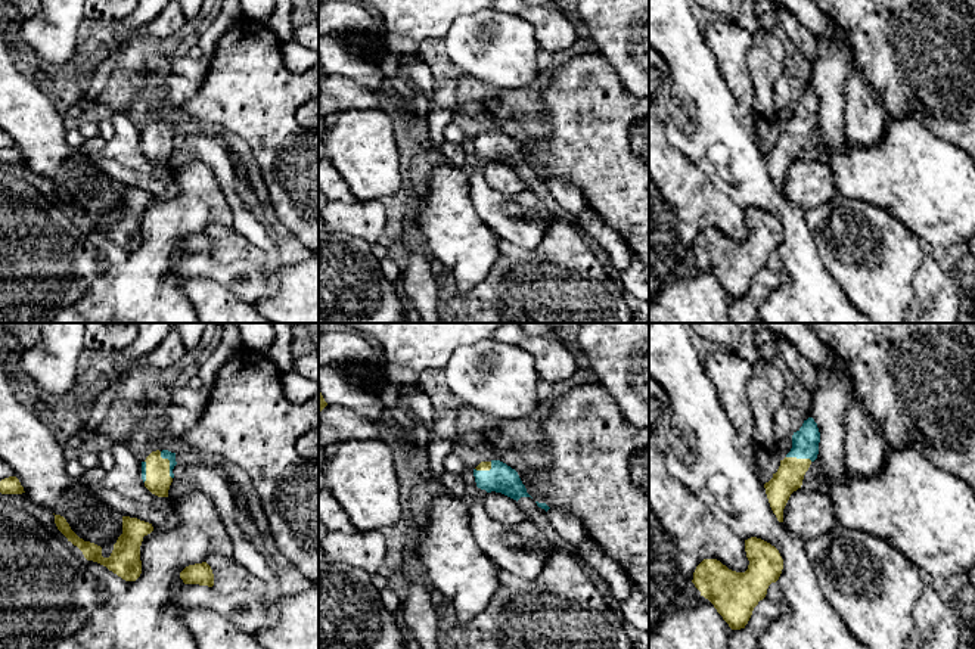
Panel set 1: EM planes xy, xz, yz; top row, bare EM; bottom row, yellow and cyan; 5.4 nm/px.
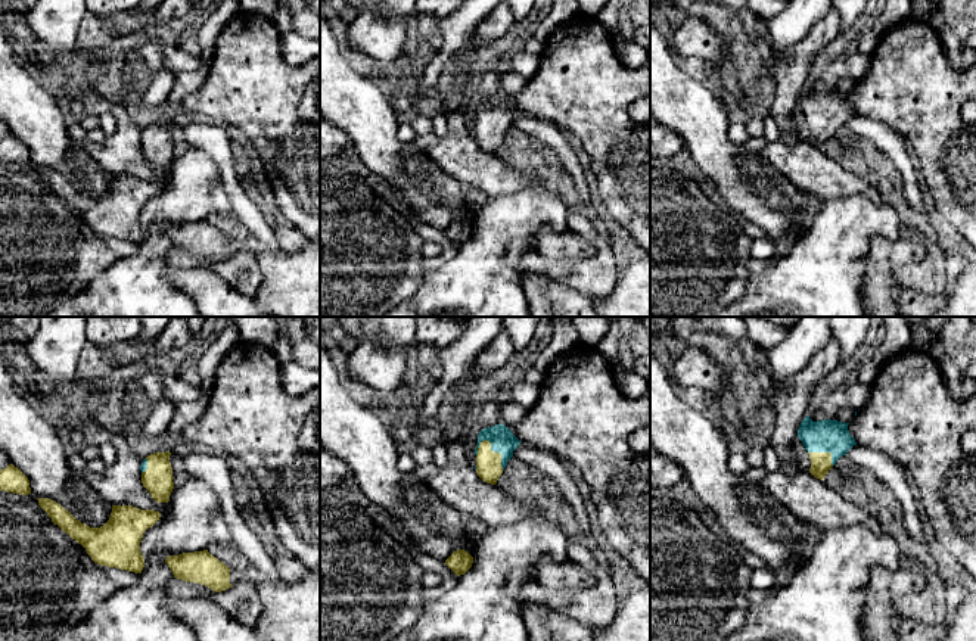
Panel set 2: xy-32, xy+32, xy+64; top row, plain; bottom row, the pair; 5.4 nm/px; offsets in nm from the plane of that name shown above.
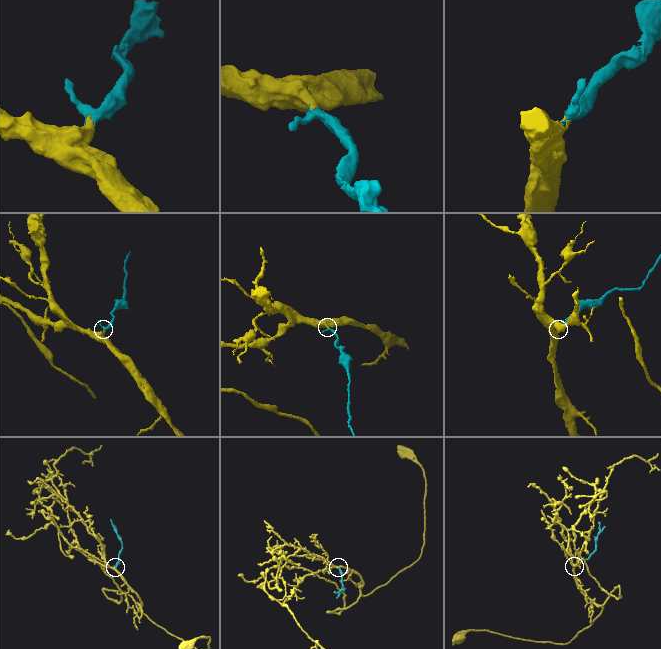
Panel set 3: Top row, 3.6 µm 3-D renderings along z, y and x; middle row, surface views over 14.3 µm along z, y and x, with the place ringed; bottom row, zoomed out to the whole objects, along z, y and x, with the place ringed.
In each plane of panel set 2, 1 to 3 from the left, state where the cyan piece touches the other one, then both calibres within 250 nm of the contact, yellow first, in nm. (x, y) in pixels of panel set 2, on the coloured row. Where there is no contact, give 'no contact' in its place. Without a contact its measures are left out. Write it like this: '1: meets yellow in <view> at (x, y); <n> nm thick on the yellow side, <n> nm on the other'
1: meets yellow in xy-32 at (148, 466); 160 nm thick on the yellow side, 40 nm on the other
2: meets yellow in xy+32 at (497, 453); 140 nm thick on the yellow side, 140 nm on the other
3: meets yellow in xy+64 at (824, 453); 110 nm thick on the yellow side, 180 nm on the other

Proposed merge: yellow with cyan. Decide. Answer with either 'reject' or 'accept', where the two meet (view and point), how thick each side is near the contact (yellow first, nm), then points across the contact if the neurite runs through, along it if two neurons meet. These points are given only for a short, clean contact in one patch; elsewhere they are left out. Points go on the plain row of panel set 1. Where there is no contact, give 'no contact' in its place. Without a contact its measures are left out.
accept; contact xy (168, 133); calibres 140 and 50 nm; way xy (158, 149), (158, 143), (168, 133), (165, 124)

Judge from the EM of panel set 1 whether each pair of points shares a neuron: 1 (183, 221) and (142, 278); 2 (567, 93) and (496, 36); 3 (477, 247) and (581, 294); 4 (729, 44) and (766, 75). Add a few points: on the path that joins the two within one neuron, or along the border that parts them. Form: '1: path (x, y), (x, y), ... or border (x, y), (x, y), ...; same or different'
1: path (170, 235), (160, 245), (152, 264); same
2: border (540, 74), (536, 84), (528, 90); different
3: border (500, 239), (497, 260), (491, 270), (477, 283); different
4: border (751, 33), (747, 65), (755, 93); different

